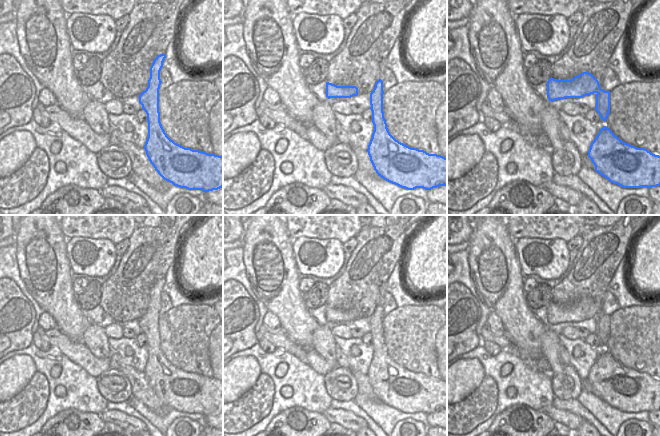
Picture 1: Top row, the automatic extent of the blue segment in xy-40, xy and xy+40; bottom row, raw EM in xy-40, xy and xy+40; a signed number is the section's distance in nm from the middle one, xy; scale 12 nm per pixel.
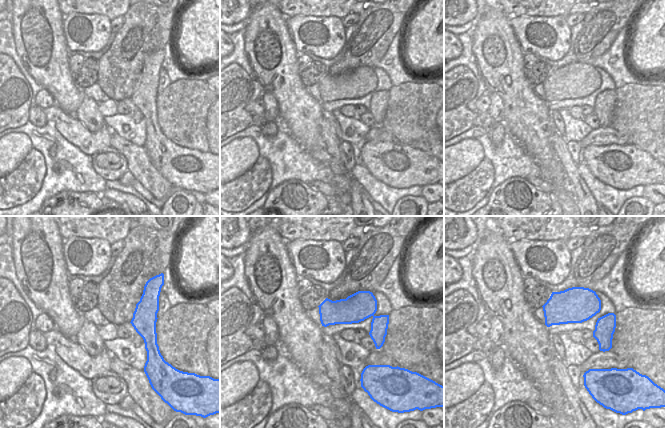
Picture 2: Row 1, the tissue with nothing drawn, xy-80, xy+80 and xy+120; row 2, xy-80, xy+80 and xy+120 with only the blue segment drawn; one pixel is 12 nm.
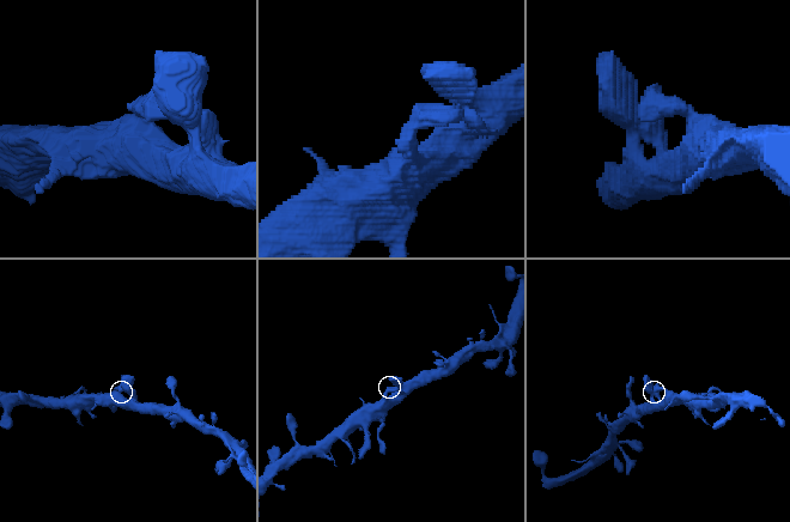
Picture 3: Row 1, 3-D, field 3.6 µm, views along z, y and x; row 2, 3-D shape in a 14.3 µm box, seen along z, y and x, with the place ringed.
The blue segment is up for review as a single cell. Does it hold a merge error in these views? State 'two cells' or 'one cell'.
one cell

